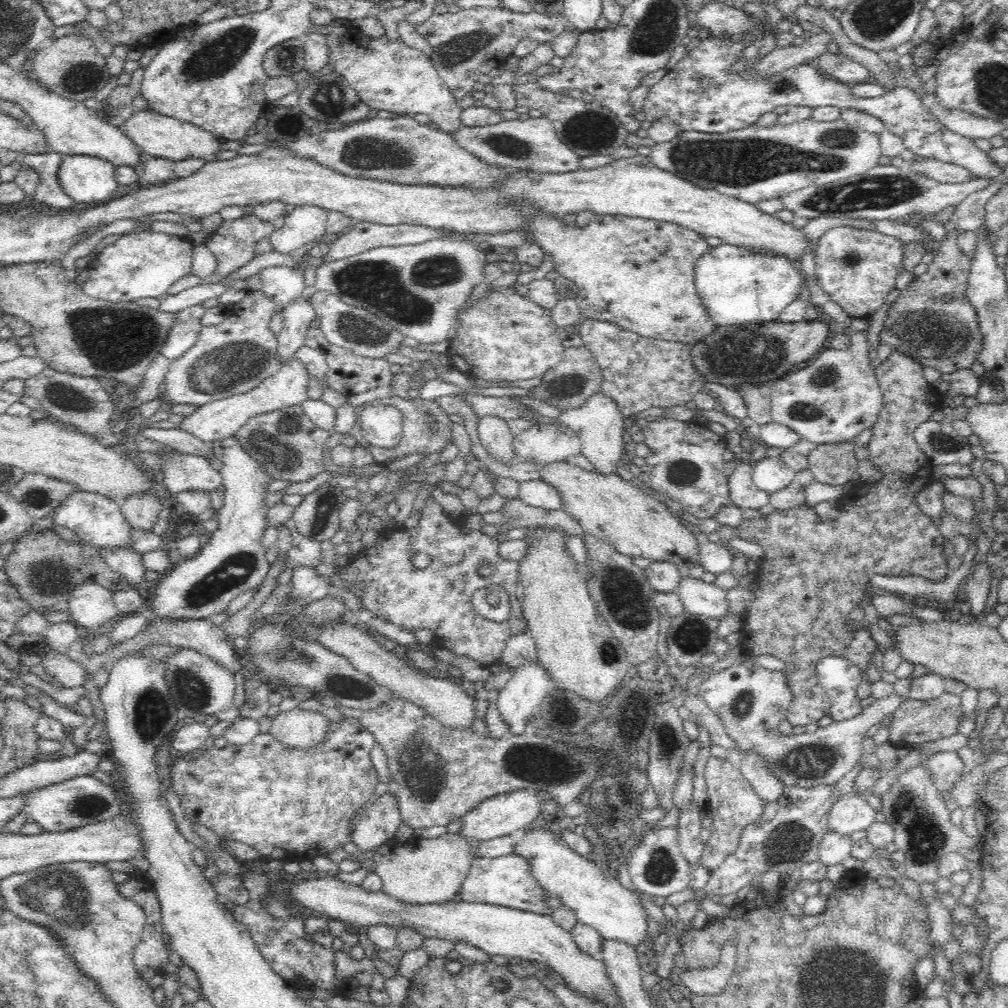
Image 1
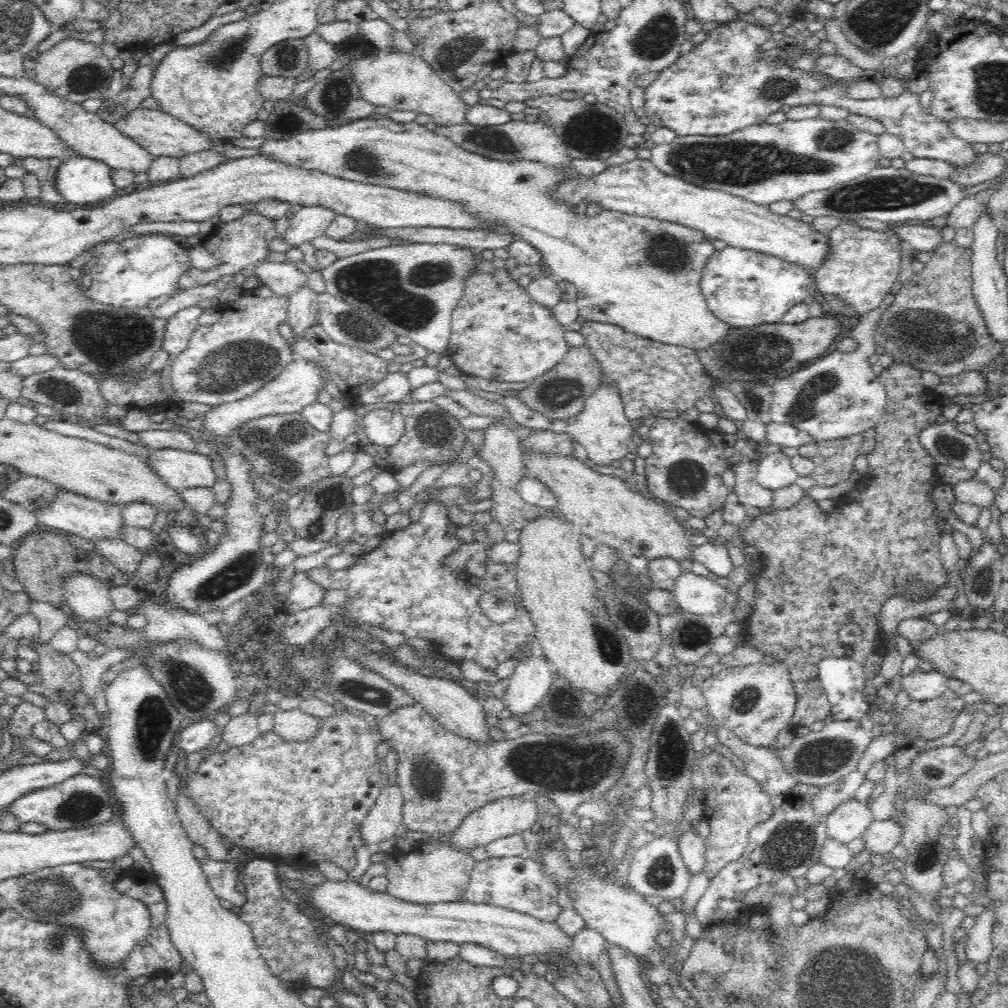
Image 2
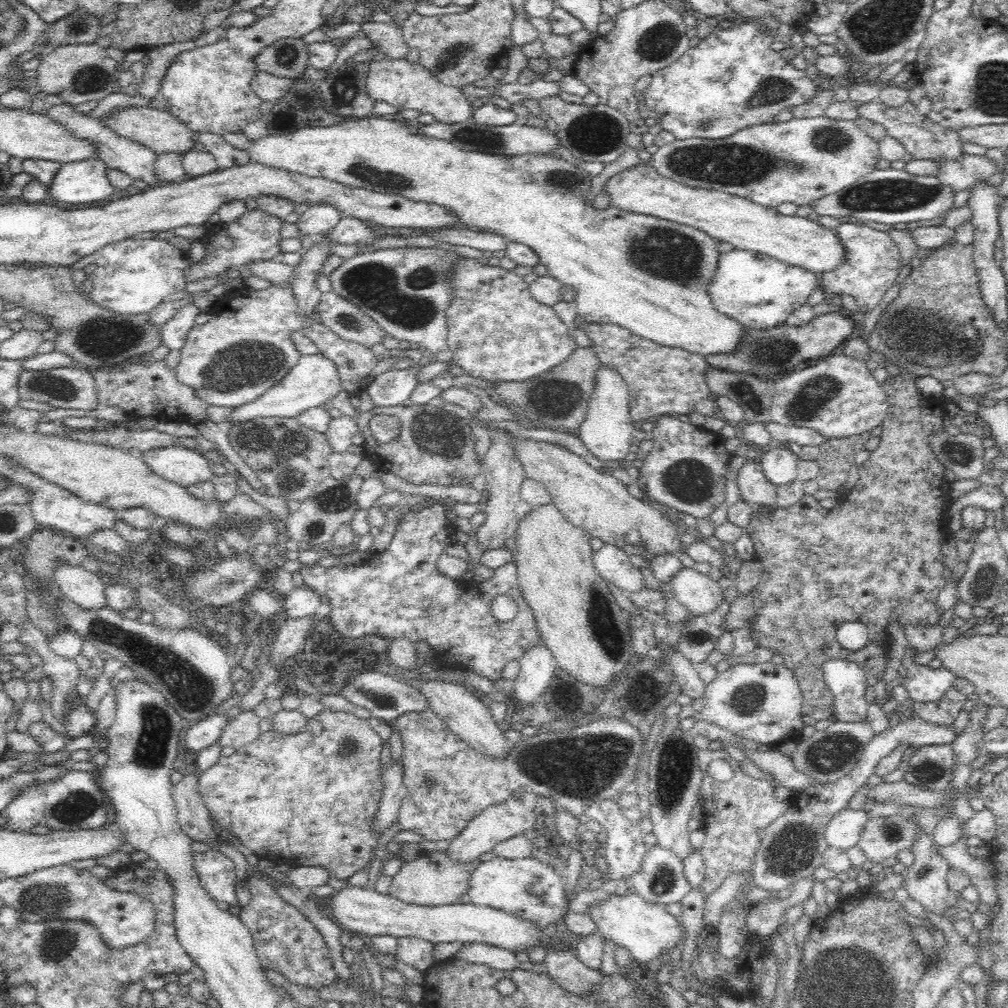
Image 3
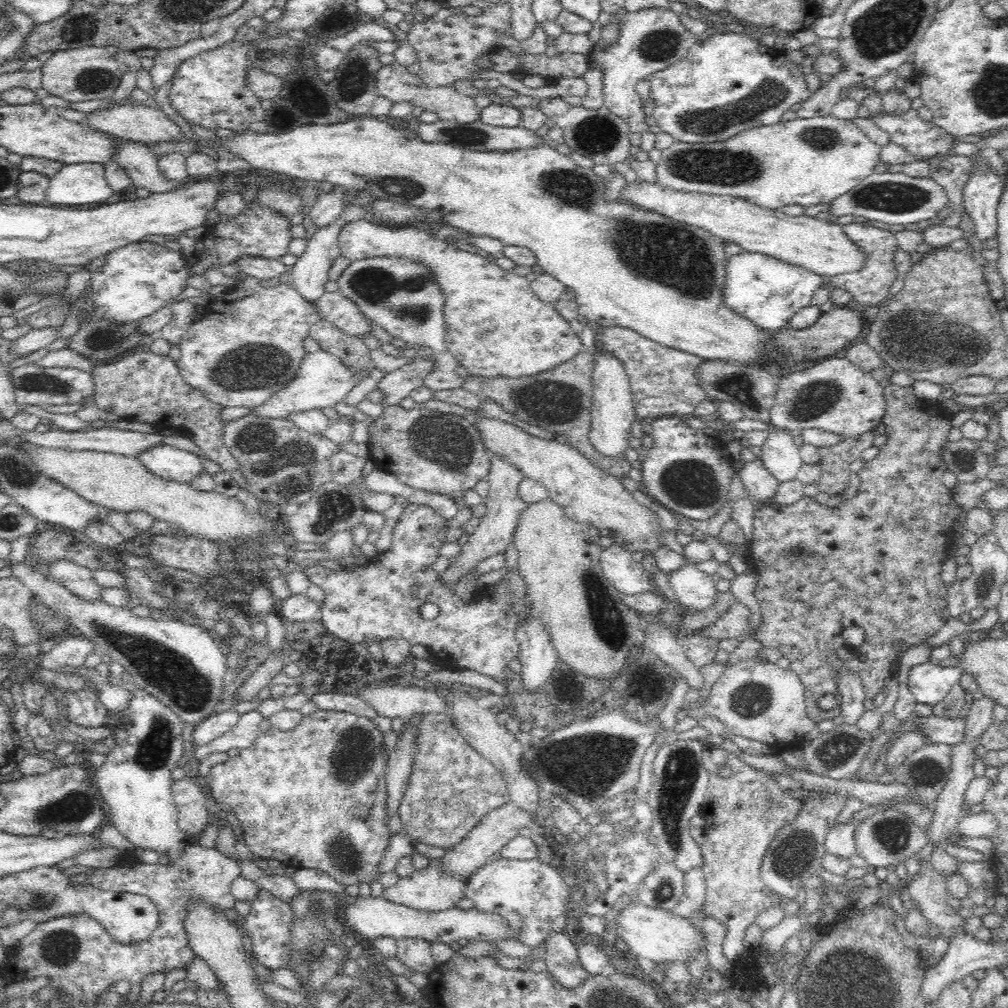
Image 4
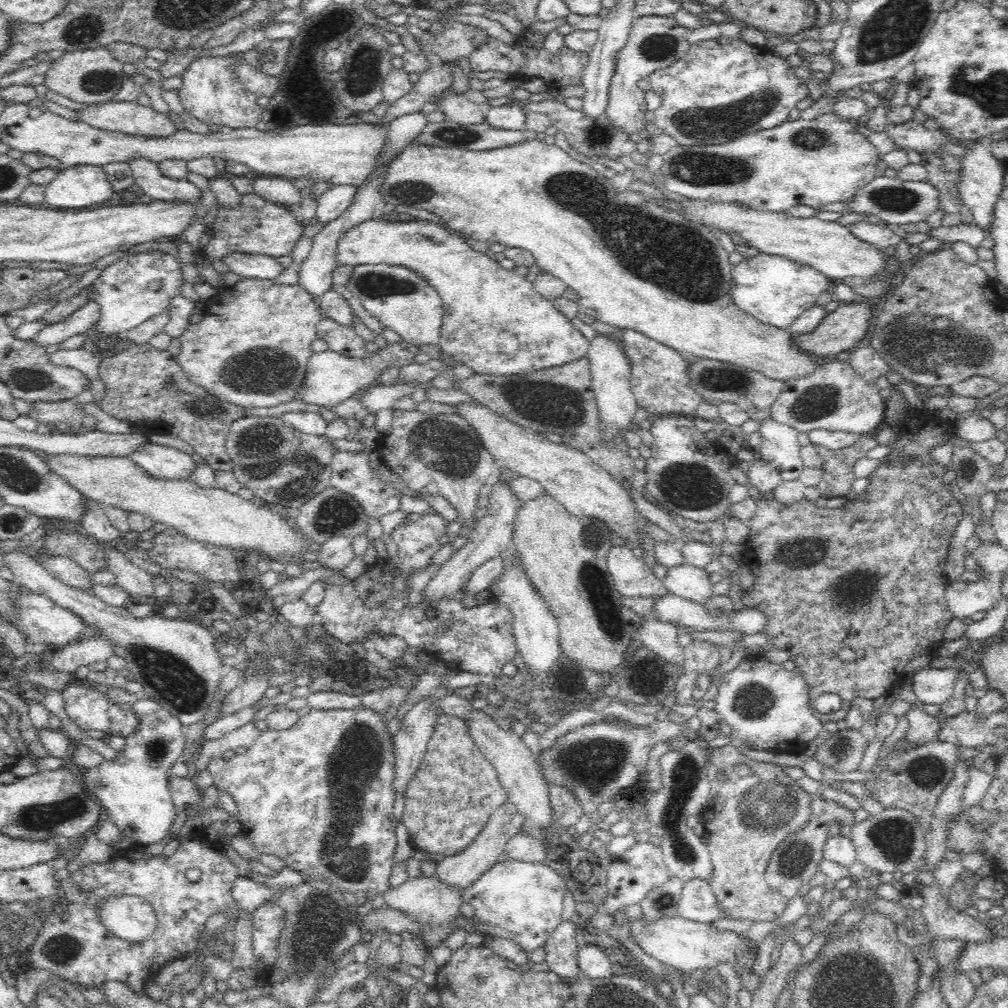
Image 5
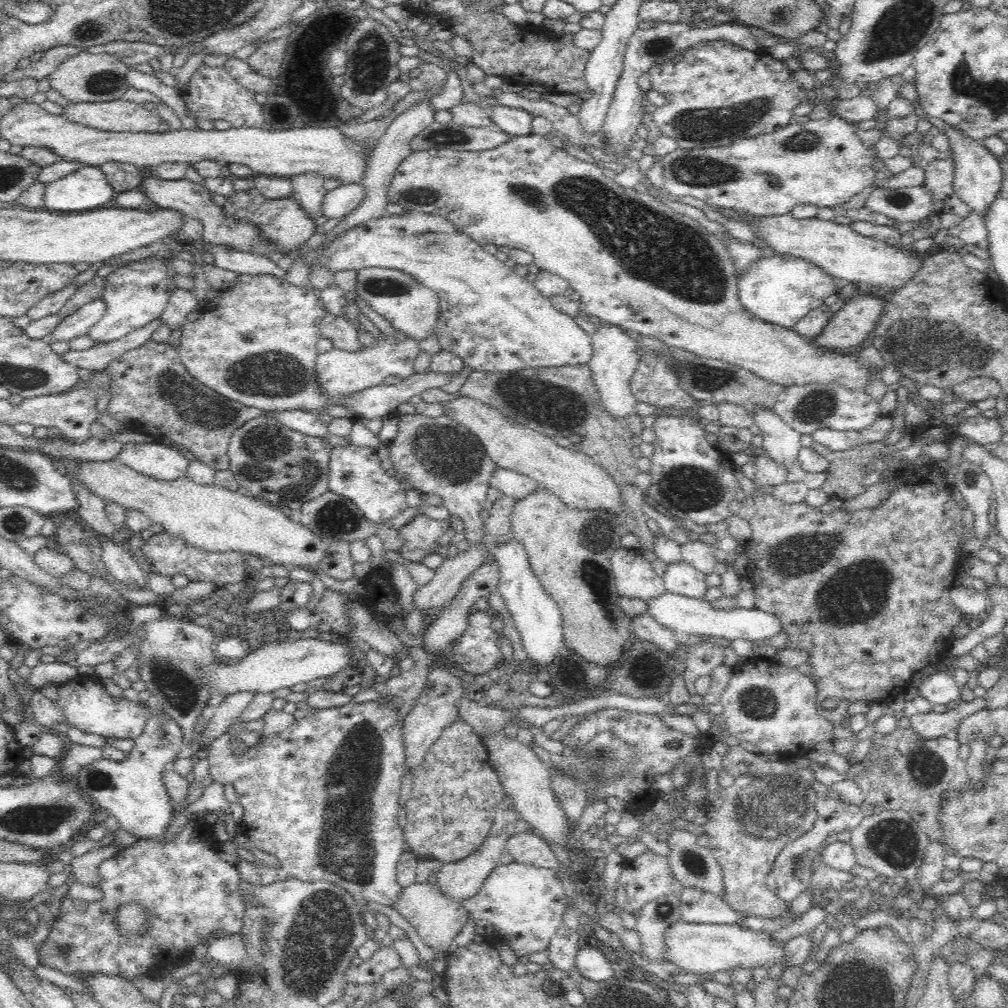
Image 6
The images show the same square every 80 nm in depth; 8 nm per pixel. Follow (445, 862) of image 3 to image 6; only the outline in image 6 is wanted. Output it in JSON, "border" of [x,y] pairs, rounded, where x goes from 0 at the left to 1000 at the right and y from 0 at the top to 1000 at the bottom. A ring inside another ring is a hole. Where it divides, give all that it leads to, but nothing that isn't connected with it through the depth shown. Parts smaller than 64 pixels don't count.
{"border":[[[424,875],[411,876],[398,885],[398,892],[392,897],[393,903],[413,922],[415,930],[432,944],[444,944],[447,936],[457,926],[466,912],[465,905],[458,896],[447,894],[435,878]]]}

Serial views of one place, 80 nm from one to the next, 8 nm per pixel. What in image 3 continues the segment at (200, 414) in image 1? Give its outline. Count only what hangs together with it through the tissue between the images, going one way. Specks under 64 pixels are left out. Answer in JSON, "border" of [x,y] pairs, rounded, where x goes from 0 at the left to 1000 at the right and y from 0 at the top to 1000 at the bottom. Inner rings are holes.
{"border":[[[321,351],[300,352],[298,359],[292,363],[292,367],[288,367],[288,371],[274,383],[270,383],[268,388],[252,398],[240,403],[232,404],[232,409],[228,412],[224,420],[220,420],[220,424],[228,422],[236,417],[252,417],[252,415],[295,415],[303,407],[319,404],[323,399],[328,399],[334,392],[340,388],[341,381],[339,373],[335,370],[335,364],[331,359],[323,355]]]}

